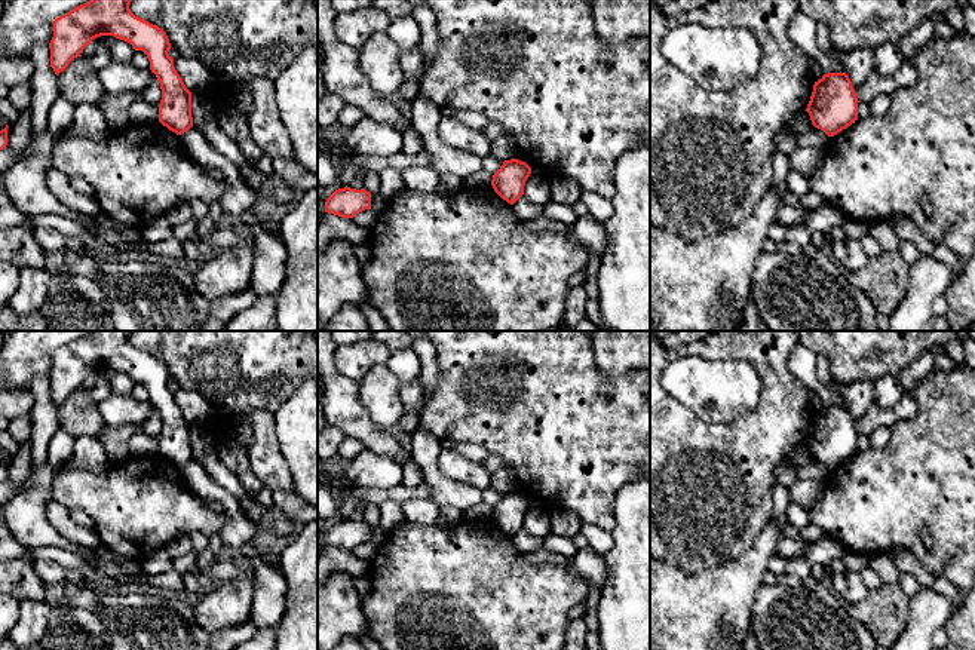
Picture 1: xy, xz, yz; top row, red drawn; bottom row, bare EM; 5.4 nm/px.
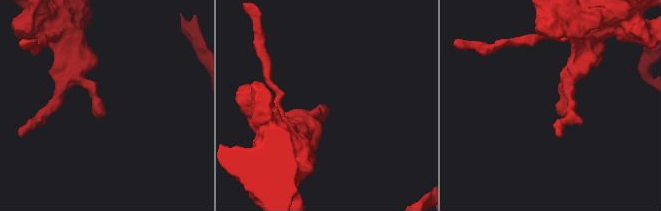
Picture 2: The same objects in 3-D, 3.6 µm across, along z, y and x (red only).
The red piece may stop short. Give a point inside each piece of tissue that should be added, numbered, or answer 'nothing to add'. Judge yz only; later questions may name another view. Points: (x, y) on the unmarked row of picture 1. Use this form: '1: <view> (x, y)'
nothing to add

